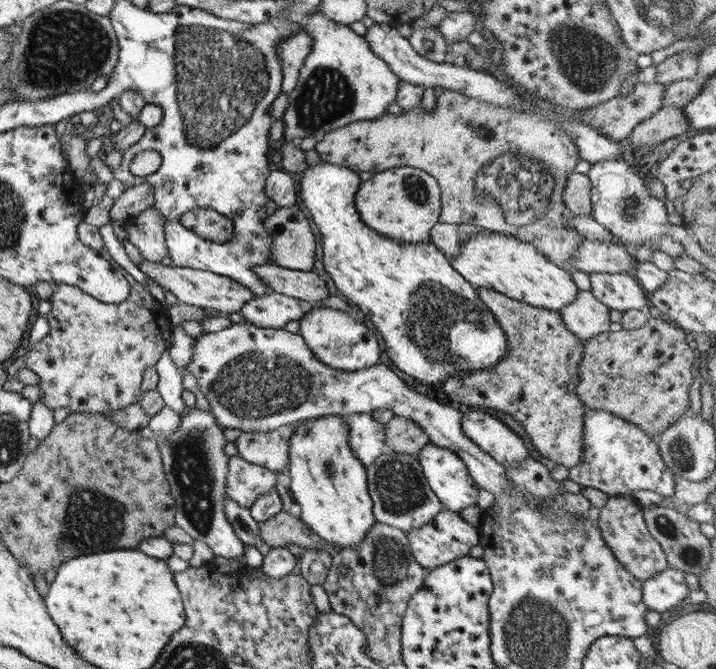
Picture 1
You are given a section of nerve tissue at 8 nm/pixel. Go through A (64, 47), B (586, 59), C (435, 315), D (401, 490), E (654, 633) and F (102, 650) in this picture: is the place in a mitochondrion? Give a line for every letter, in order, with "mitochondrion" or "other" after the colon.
A: mitochondrion
B: mitochondrion
C: mitochondrion
D: mitochondrion
E: other
F: other

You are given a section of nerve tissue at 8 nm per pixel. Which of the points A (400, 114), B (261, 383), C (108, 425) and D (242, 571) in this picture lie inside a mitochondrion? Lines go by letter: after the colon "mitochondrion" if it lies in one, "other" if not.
A: other
B: mitochondrion
C: other
D: other

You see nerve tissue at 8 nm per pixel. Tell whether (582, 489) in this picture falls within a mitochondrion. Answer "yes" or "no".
no

